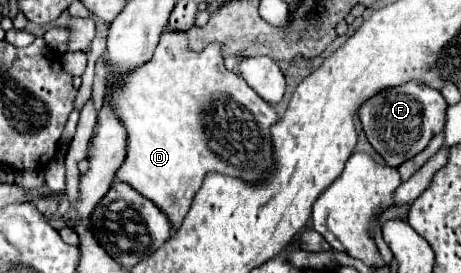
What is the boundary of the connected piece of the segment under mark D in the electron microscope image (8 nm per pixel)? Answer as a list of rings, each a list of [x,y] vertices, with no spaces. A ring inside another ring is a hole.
[[[167,29],[147,63],[127,73],[109,71],[109,63],[103,67],[107,73],[103,101],[113,109],[127,131],[127,157],[117,169],[115,179],[129,183],[135,191],[155,201],[155,205],[165,211],[173,227],[177,227],[187,215],[205,173],[219,171],[245,181],[257,181],[271,167],[269,127],[279,117],[241,75],[225,69],[221,47],[209,45],[203,51],[193,51],[187,49],[185,31]]]

